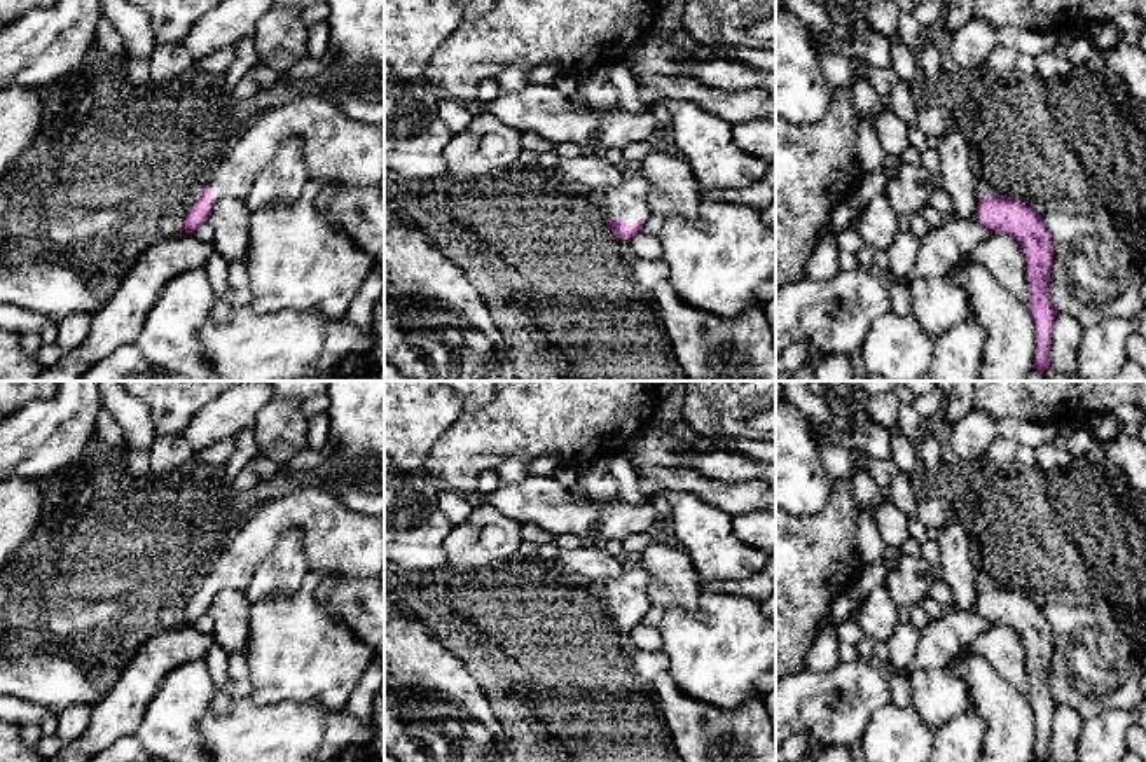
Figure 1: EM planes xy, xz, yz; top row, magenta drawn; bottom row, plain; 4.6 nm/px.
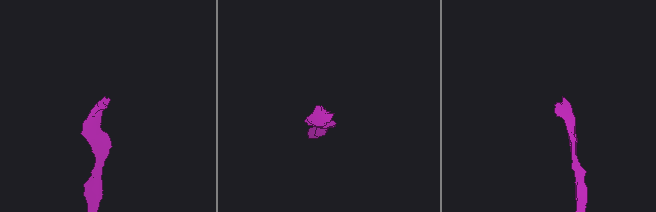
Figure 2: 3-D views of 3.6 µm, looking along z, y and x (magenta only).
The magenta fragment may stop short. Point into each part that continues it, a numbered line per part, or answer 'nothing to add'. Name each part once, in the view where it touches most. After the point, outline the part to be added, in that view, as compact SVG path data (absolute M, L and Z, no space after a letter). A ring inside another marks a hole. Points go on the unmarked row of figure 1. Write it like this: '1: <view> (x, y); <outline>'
1: xz (628, 591); M634 558L603 585L604 610L622 610L627 617L652 606L648 598L650 572Z

